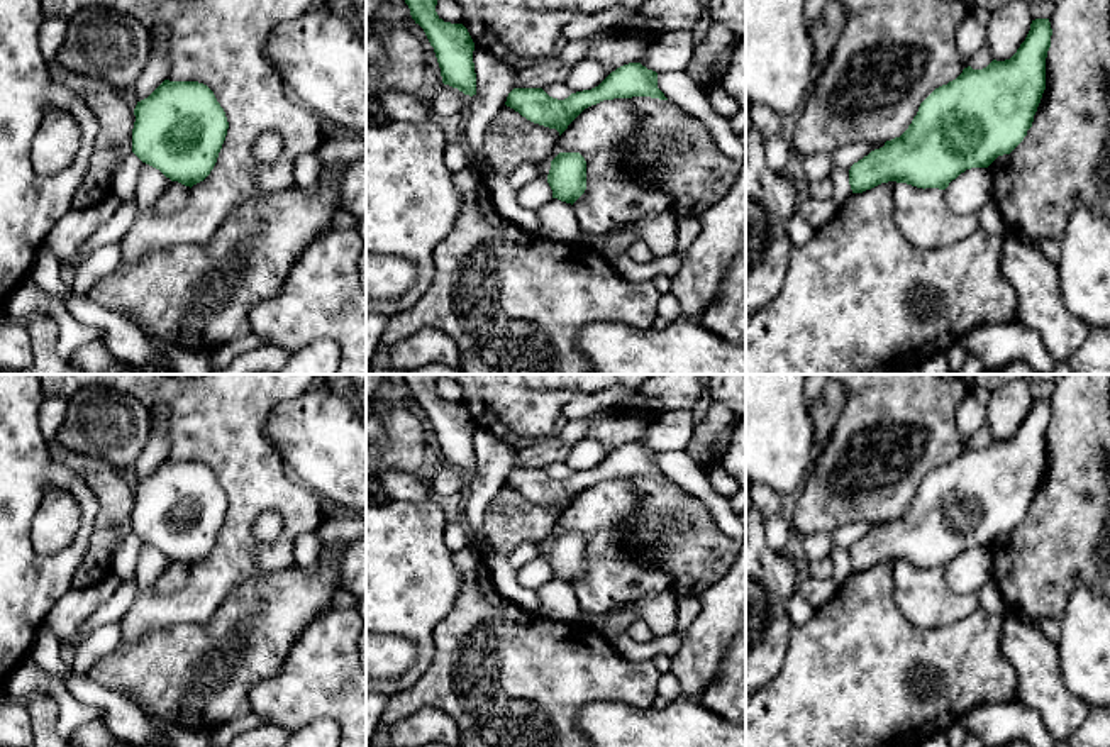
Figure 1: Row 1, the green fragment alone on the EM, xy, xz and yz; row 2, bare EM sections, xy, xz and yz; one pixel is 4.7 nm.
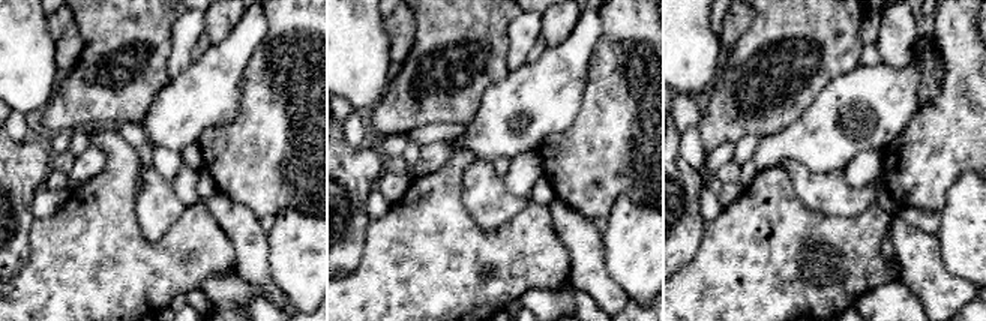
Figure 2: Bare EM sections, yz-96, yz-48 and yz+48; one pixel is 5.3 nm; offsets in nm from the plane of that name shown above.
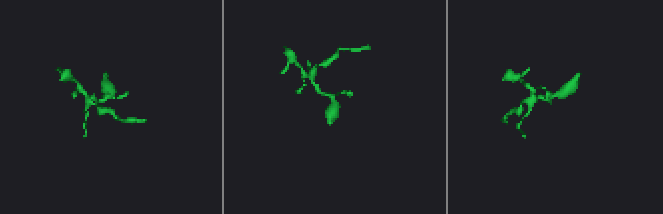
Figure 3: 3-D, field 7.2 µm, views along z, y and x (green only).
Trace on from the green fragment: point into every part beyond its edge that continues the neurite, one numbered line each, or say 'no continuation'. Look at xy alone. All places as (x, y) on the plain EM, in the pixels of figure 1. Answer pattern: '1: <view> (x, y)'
no continuation

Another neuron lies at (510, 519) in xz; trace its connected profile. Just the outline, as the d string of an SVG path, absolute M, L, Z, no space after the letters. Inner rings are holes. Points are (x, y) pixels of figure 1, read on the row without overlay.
M503 484L485 512L483 530L490 545L510 556L520 544L544 544L554 532L559 512L522 496Z

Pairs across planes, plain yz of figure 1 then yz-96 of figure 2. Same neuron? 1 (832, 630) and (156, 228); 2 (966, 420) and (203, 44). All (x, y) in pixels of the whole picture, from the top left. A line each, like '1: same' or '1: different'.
1: different
2: different

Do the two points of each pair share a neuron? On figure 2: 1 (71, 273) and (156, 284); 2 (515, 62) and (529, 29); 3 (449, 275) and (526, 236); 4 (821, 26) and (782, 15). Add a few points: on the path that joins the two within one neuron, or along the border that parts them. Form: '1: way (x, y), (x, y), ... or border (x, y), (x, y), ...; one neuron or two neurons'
1: way (92, 273), (107, 278), (135, 278); one neuron
2: way (518, 54), (521, 36); one neuron
3: way (468, 275), (480, 263), (500, 261), (506, 255); one neuron
4: way (812, 26), (800, 15), (791, 15); one neuron

